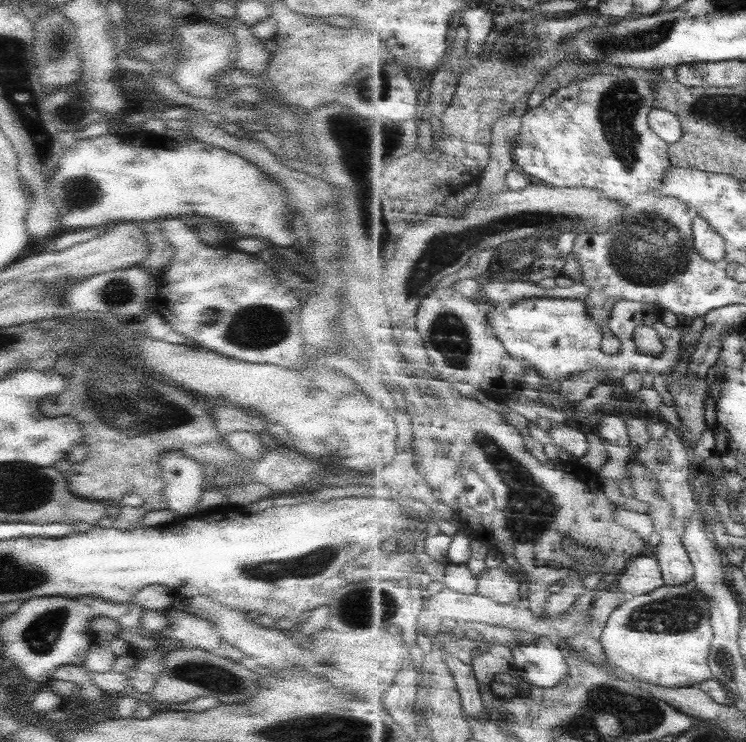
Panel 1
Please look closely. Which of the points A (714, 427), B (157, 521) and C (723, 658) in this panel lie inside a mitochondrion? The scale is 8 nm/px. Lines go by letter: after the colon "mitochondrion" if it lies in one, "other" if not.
A: other
B: other
C: mitochondrion

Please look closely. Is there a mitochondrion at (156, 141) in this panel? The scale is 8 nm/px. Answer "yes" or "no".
no

